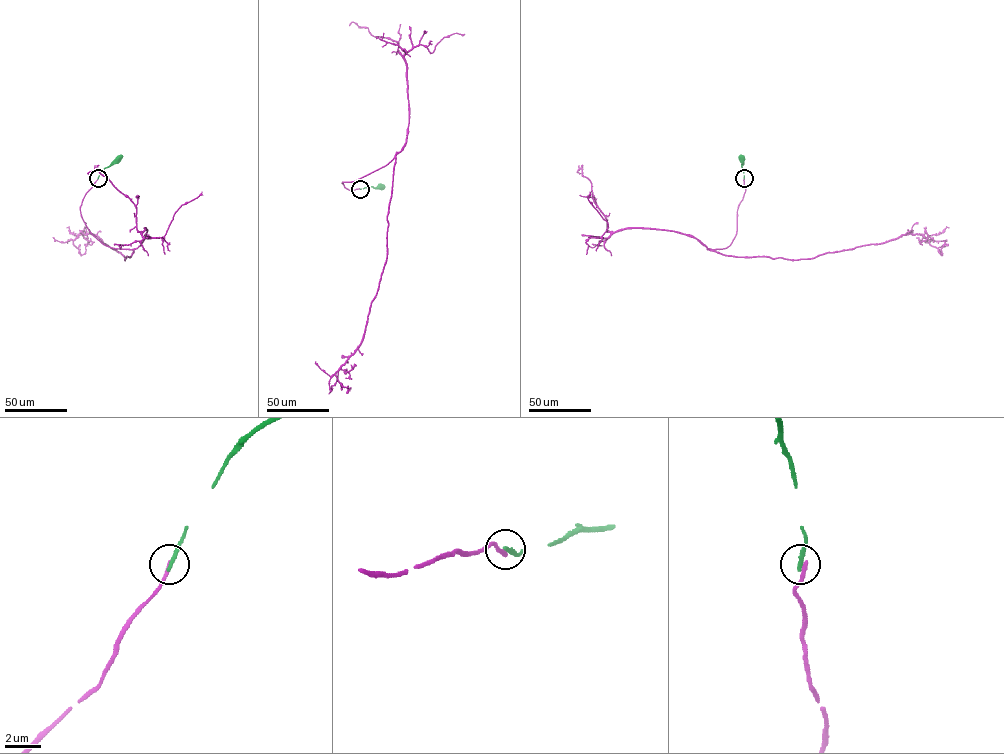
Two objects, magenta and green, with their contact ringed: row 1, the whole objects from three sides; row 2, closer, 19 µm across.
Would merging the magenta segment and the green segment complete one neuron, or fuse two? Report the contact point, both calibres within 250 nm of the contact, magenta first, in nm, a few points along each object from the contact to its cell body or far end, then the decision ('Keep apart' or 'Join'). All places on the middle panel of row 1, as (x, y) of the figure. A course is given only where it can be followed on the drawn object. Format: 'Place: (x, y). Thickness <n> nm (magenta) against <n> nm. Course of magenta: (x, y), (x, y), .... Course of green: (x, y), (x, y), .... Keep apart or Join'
Place: (360, 189). Thickness 200 nm (magenta) against 240 nm. Course of magenta: (360, 189), (342, 183), (395, 155), (386, 262), (362, 341), (335, 373), (350, 387). Course of green: (360, 189), (380, 186). Keep apart

